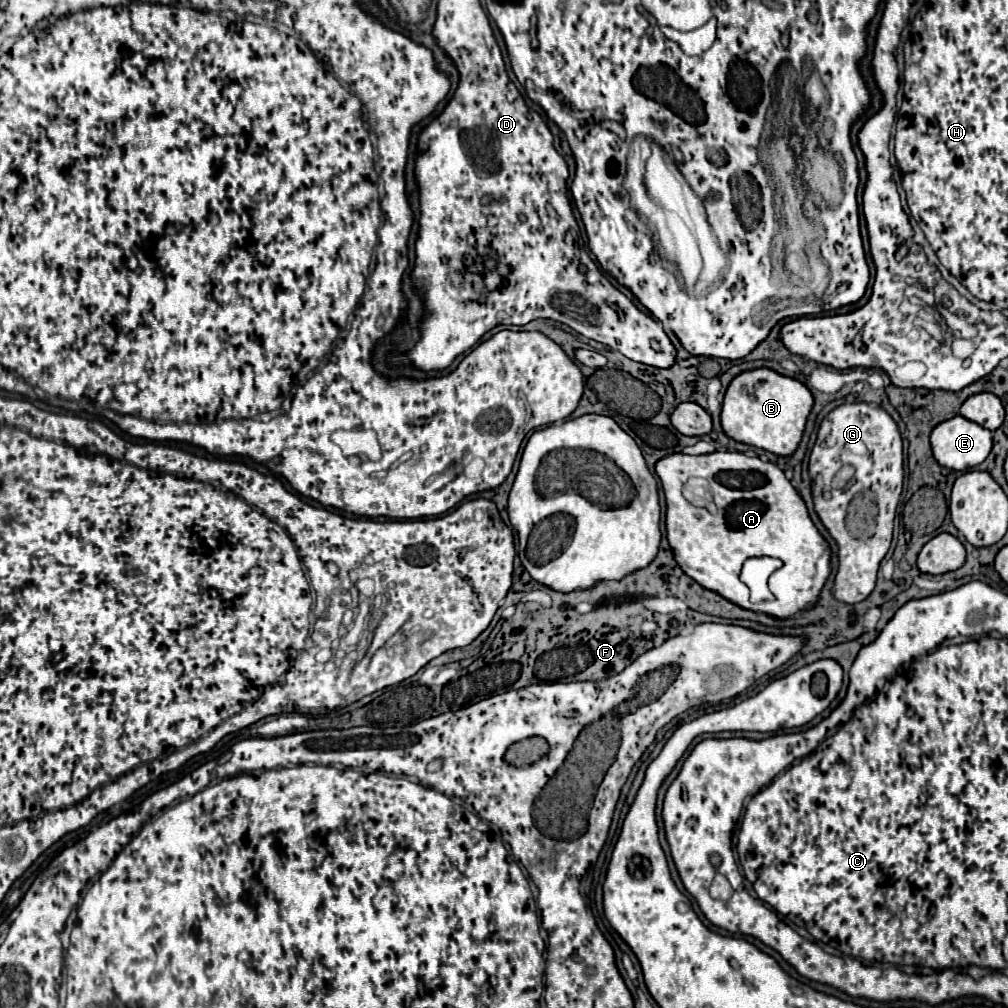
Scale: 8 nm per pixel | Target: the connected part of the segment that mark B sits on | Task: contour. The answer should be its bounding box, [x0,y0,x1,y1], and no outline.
[722,369,812,457]

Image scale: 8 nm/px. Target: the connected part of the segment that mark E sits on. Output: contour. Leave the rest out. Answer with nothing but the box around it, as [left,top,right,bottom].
[930,415,992,471]

